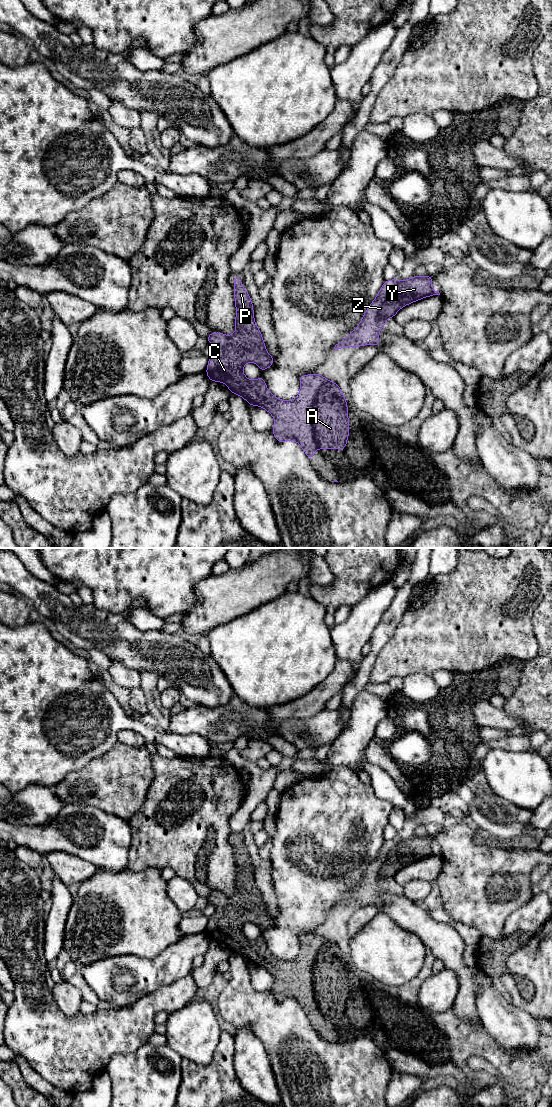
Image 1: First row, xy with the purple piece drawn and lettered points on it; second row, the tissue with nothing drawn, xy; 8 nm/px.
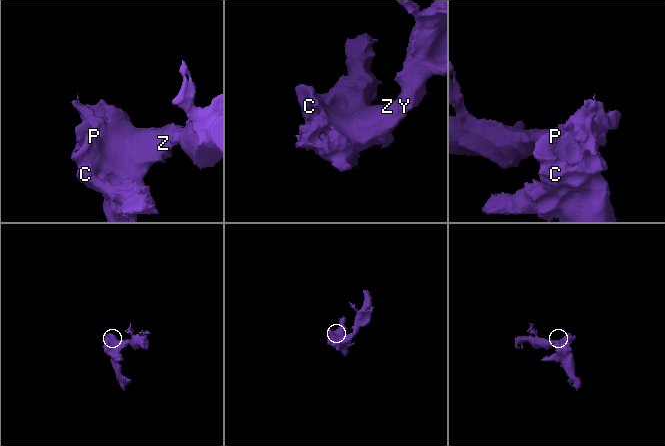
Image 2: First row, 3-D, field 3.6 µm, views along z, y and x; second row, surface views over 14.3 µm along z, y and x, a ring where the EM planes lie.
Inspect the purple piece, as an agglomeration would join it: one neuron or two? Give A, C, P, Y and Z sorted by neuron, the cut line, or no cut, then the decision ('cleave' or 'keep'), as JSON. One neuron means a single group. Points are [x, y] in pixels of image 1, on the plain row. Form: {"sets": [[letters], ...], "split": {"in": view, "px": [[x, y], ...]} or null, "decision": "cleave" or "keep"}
{"sets": [["A", "C", "P", "Y", "Z"]], "split": null, "decision": "keep"}

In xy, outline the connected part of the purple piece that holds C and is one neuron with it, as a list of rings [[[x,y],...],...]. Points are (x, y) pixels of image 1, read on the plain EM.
[[[241,837],[232,838],[235,849],[235,865],[236,865],[236,891],[231,896],[226,896],[223,893],[211,893],[206,899],[215,907],[214,914],[209,918],[206,934],[210,941],[222,942],[226,944],[231,953],[243,957],[249,965],[260,966],[267,970],[275,980],[272,992],[278,1002],[284,1001],[297,1001],[306,1013],[308,1018],[315,1016],[316,1009],[345,1009],[347,998],[349,996],[349,980],[347,962],[344,958],[343,952],[340,950],[339,945],[334,942],[328,941],[320,934],[309,934],[300,937],[300,952],[298,956],[290,961],[280,960],[275,957],[266,947],[266,943],[262,936],[256,940],[249,940],[243,933],[243,927],[246,923],[256,923],[261,932],[269,928],[273,924],[273,916],[269,915],[261,892],[257,887],[254,880],[254,872],[251,858],[247,851],[242,846]]]

